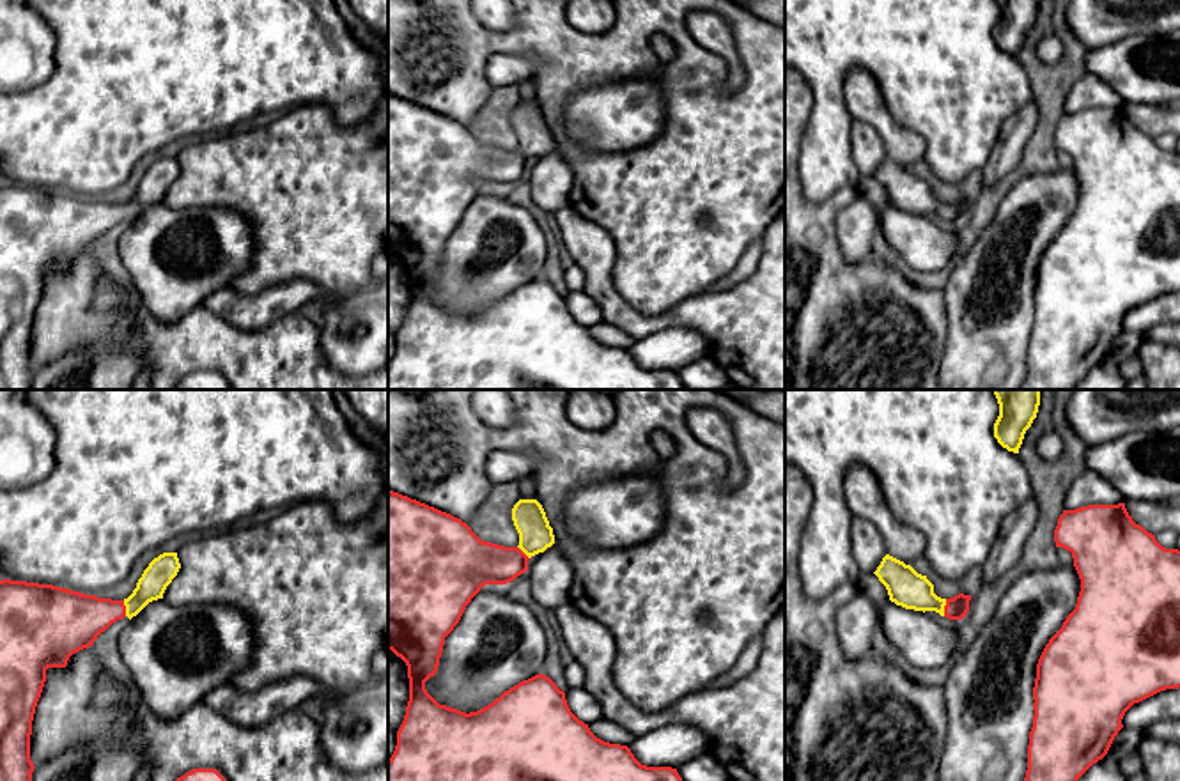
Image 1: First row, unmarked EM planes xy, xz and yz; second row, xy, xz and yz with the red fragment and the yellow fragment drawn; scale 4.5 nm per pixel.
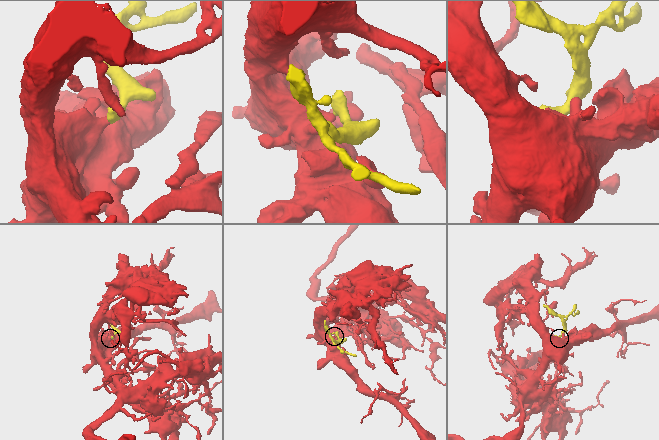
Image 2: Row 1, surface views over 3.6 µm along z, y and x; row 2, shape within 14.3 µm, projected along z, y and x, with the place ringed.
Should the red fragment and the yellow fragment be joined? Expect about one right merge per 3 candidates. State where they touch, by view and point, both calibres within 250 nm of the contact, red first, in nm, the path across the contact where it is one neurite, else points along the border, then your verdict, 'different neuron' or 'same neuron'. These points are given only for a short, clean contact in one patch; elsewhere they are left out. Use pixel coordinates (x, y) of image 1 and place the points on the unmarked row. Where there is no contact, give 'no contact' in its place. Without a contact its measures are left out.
meets red in yz at (945, 211); 100 nm thick on the red side, 170 nm on the other; runs through yz (955, 211), (945, 211), (908, 192); same neuron

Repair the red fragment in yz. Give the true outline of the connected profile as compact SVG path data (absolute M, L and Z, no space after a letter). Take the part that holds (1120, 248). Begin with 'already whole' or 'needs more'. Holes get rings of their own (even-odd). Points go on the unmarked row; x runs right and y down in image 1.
already whole; M1125 106L1063 113L1054 145L1072 156L1081 195L1075 213L1049 243L1036 267L1028 374L1021 390L1074 390L1107 358L1134 306L1180 290L1180 154L1162 151L1155 138L1136 128Z

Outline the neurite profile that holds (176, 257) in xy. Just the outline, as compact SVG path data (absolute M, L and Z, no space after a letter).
M149 205L117 241L138 299L158 321L177 321L248 271L255 237L237 211Z

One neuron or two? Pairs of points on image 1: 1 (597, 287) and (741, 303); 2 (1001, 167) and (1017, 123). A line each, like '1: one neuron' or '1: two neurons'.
1: one neuron
2: one neuron

